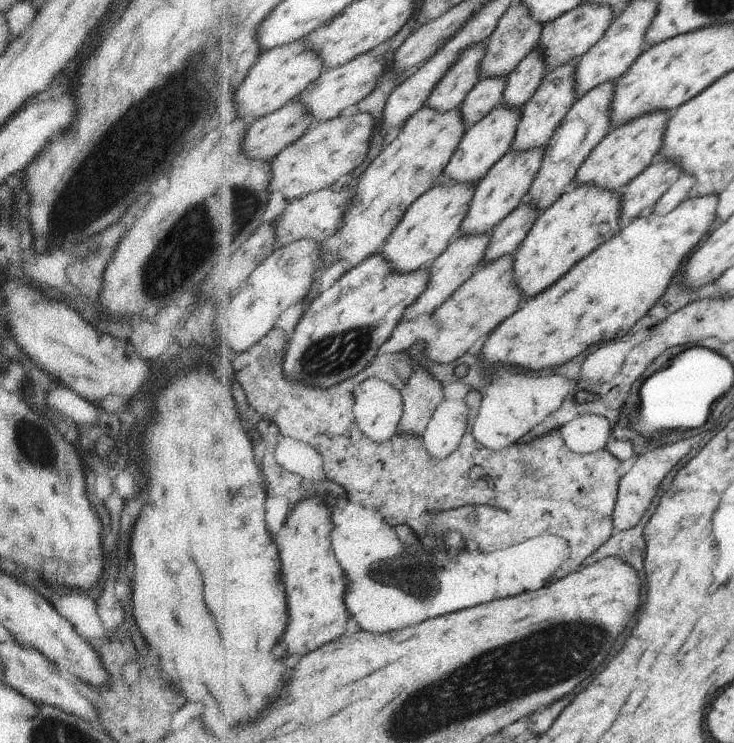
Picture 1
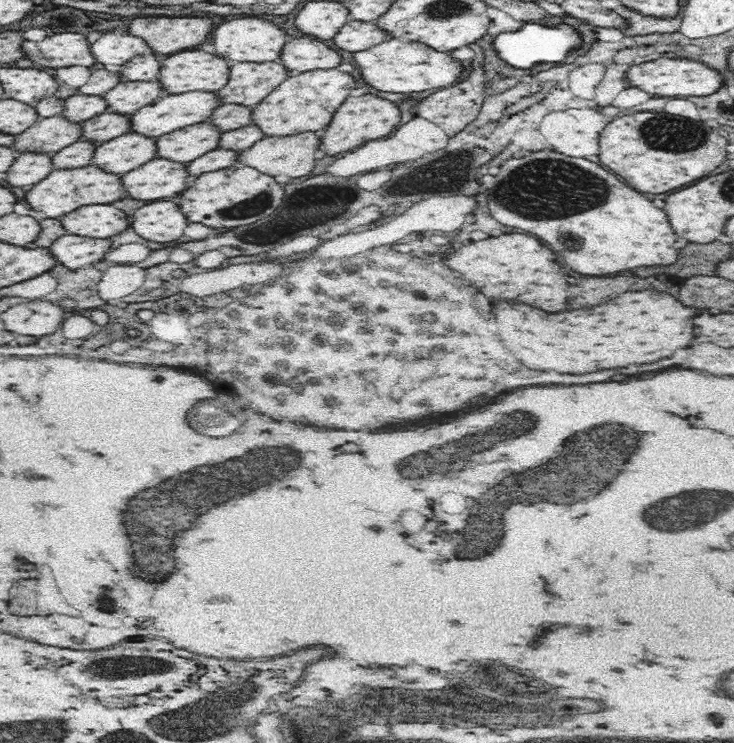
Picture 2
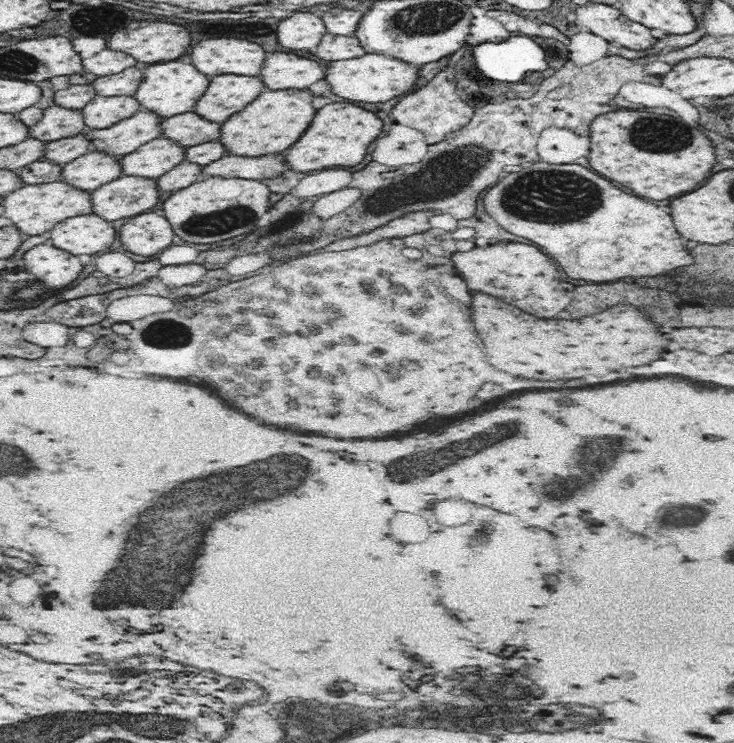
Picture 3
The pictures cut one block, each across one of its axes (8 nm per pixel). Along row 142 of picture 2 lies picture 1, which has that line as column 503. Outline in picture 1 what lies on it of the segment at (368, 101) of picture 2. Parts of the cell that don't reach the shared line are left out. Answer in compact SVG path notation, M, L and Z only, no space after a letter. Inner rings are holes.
M698 195L688 197L673 211L666 214L646 213L638 216L630 224L624 225L607 243L601 244L586 259L576 263L562 278L556 280L552 287L526 299L508 318L505 318L492 332L481 349L482 360L488 366L512 364L528 370L544 370L556 368L572 360L588 348L626 336L630 329L642 316L650 312L650 308L664 296L664 292L672 281L680 276L687 263L687 258L695 248L711 234L710 225L716 218L718 195Z

